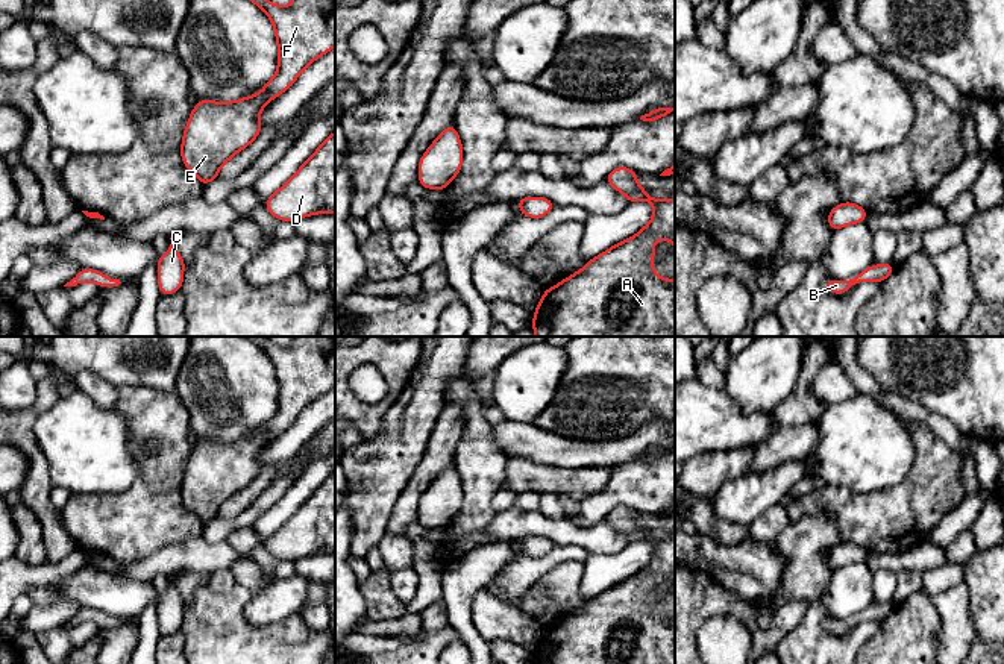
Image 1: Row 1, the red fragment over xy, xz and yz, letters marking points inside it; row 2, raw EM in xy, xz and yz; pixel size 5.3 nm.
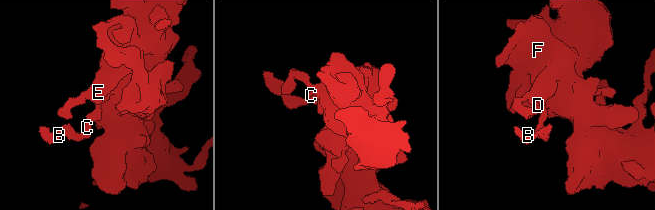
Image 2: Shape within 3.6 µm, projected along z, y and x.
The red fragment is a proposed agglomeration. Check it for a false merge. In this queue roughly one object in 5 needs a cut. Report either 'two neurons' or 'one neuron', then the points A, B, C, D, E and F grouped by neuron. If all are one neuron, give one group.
one neuron; groups A B C D E F

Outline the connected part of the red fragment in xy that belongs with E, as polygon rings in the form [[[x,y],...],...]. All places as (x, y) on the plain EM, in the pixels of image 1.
[[[246,337],[261,347],[270,358],[278,381],[278,411],[259,434],[237,441],[197,440],[184,471],[180,496],[184,505],[203,525],[218,517],[218,509],[238,491],[255,481],[261,471],[262,447],[287,431],[300,412],[335,387],[335,337],[293,337],[290,346],[282,347],[264,337]]]

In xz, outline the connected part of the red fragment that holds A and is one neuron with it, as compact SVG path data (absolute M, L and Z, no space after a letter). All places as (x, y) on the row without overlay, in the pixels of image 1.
M616 506L605 520L629 543L649 541L652 559L634 576L614 584L558 625L544 629L532 664L675 664L675 619L661 619L652 608L654 581L670 578L675 588L675 538L654 538L638 523L634 509Z

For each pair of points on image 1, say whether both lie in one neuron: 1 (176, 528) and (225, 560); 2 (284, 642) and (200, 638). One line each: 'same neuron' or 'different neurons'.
1: different neurons
2: same neuron

